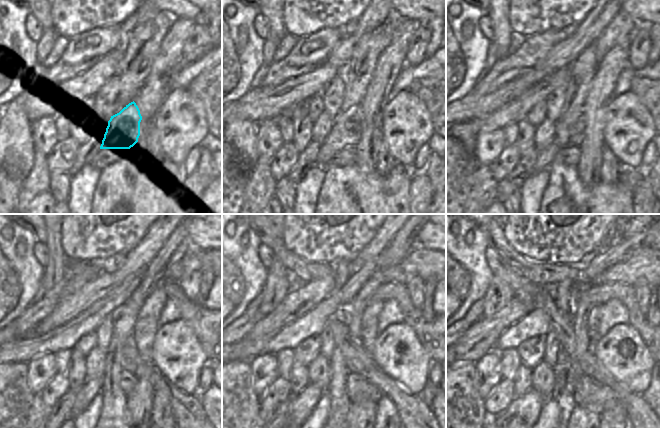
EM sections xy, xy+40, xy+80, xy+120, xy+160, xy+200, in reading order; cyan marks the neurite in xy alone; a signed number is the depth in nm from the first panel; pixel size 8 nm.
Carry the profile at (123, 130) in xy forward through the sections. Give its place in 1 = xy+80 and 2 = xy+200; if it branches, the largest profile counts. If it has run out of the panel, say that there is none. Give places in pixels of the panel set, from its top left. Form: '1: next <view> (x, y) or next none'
1: next xy+80 (570, 132)
2: next xy+200 (519, 417)

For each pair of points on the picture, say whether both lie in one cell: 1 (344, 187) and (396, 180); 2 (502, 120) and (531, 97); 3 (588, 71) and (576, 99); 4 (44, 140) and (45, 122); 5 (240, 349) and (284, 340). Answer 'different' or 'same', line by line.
1: same
2: same
3: same
4: same
5: same

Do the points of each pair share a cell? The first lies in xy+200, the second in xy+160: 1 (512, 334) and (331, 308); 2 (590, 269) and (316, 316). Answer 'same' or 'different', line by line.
1: same
2: same

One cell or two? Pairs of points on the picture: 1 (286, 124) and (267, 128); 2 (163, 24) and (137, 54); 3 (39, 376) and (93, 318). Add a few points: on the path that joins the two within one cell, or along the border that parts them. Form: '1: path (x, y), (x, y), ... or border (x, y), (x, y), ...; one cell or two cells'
1: border (277, 121), (282, 142); two cells
2: path (156, 31), (142, 47); one cell
3: border (53, 352), (45, 352), (30, 359); two cells

